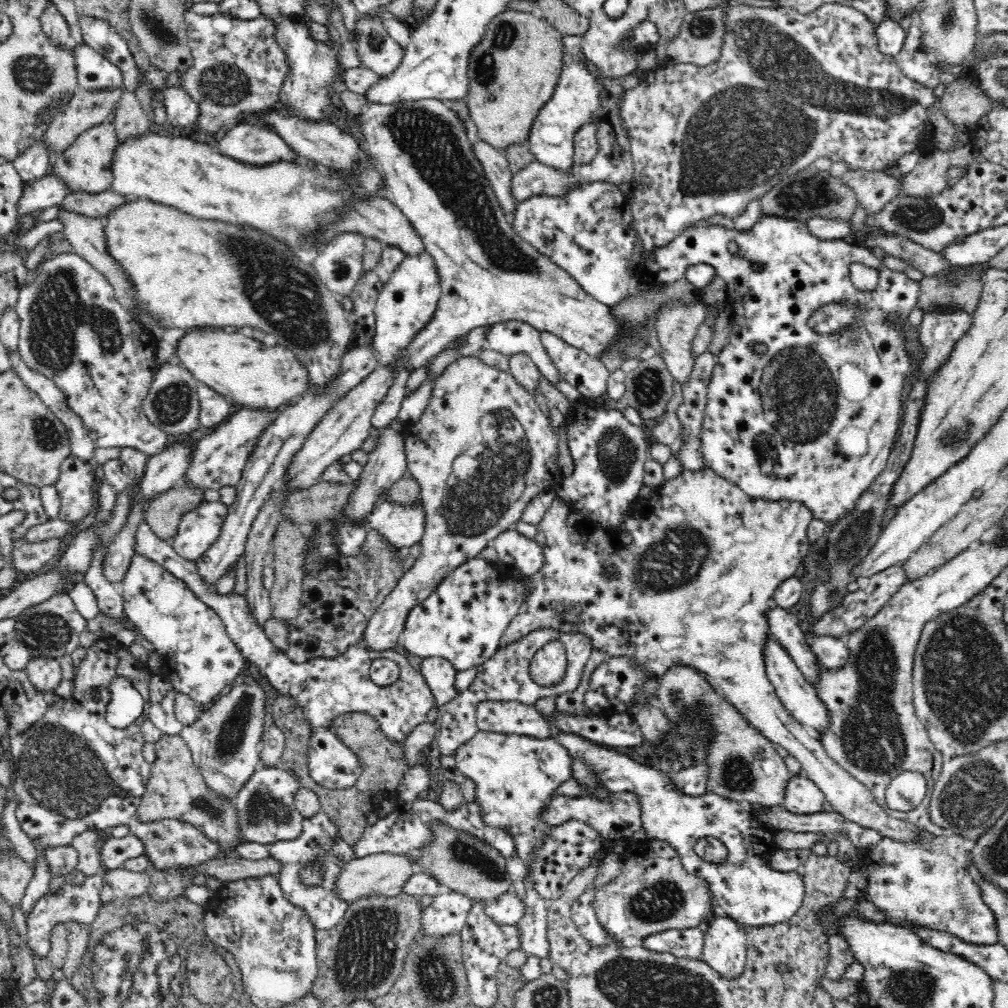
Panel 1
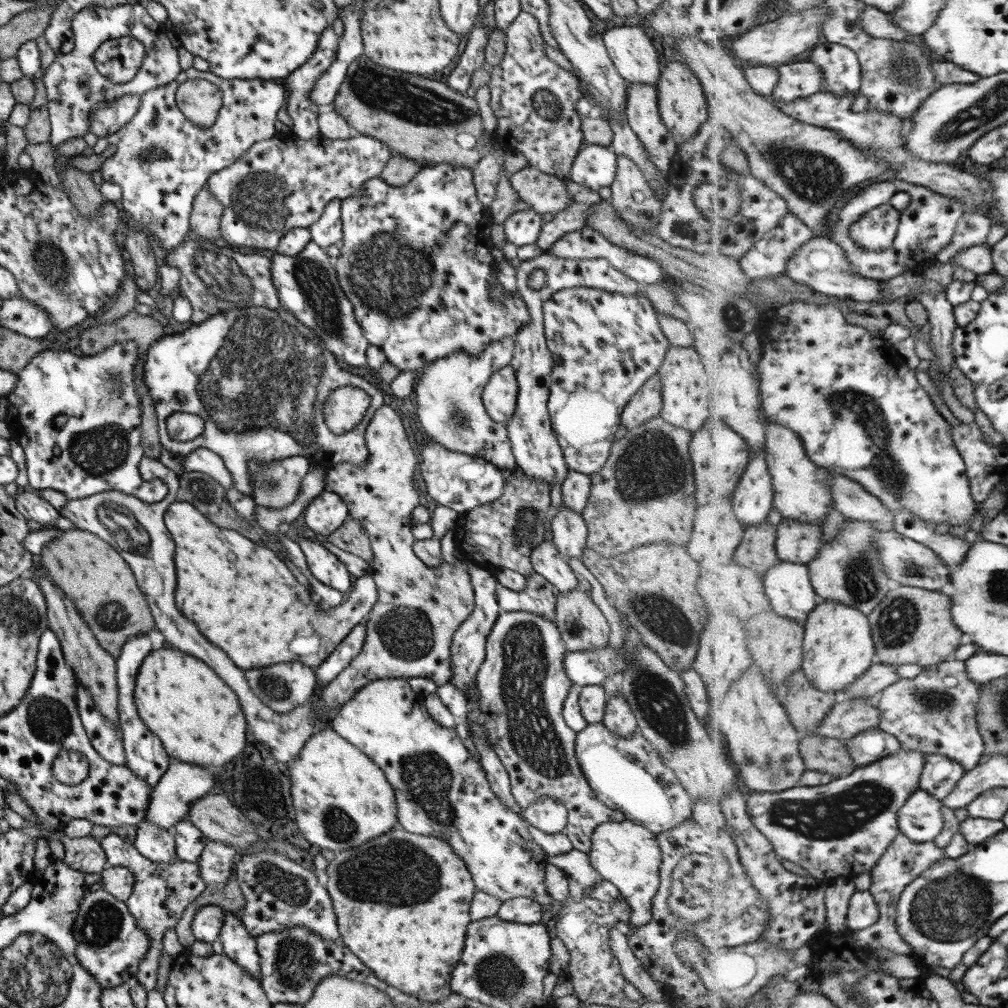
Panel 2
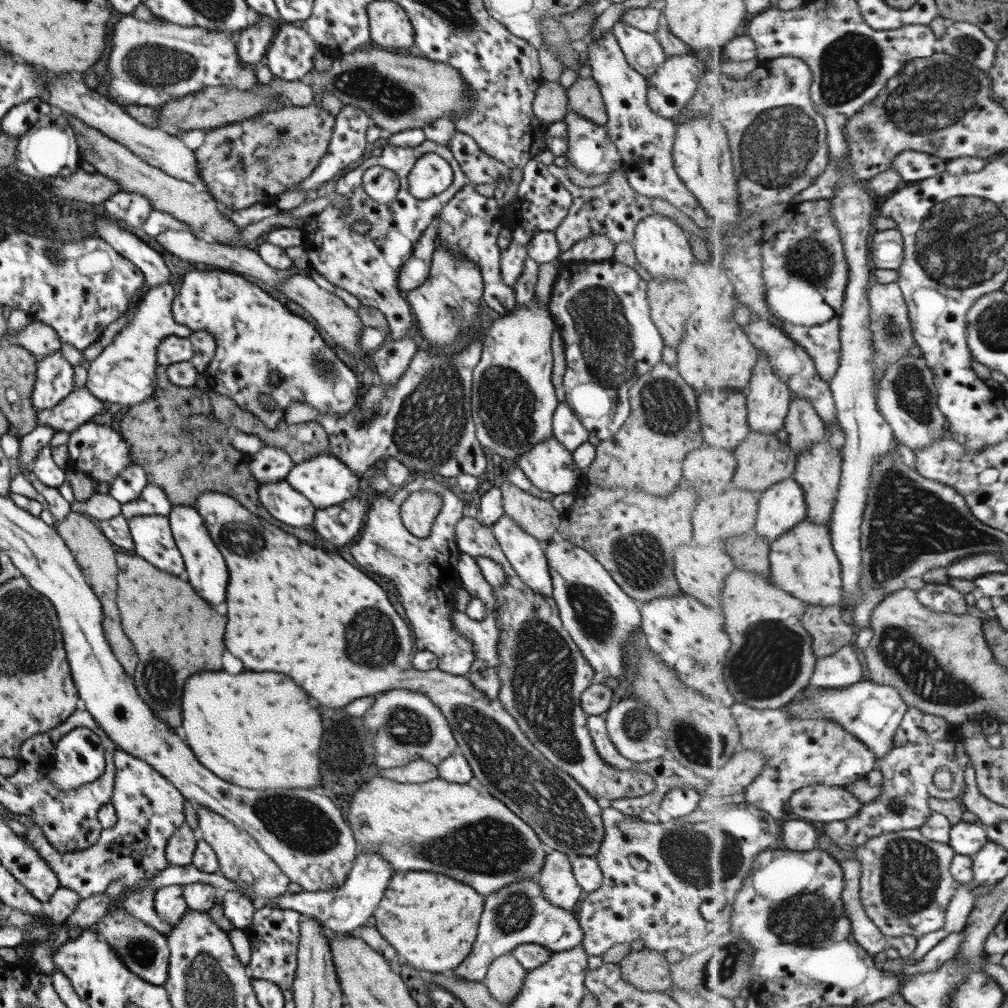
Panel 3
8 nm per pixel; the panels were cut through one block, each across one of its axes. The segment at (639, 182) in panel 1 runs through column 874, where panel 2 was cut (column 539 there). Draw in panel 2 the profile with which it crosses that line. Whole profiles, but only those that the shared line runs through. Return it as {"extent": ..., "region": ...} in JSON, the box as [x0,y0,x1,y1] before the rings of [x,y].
{"extent":[488,10,584,179],"region":[[[520,10],[516,18],[511,20],[511,24],[503,30],[503,39],[503,57],[499,64],[490,70],[488,82],[489,106],[497,121],[491,138],[505,152],[521,152],[528,166],[559,179],[568,177],[574,158],[584,144],[580,117],[575,111],[575,102],[582,97],[575,73],[559,68],[546,57],[540,28],[531,14]]]}

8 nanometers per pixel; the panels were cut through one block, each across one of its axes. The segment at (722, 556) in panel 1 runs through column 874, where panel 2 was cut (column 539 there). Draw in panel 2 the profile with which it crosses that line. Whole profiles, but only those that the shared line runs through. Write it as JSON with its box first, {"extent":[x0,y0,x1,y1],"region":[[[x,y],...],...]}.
{"extent":[521,796,566,834],"region":[[[540,796],[522,809],[521,815],[529,825],[545,834],[562,832],[566,825],[566,808],[550,796]]]}

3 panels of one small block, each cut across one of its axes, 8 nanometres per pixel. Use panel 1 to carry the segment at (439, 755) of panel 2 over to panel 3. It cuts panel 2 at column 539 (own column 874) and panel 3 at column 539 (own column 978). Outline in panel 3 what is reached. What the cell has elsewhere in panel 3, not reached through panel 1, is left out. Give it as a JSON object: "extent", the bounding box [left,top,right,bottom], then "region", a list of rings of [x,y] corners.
{"extent":[450,878,582,982],"region":[[[531,878],[506,884],[484,897],[483,914],[477,926],[477,938],[469,956],[450,972],[467,982],[482,982],[488,964],[502,954],[510,953],[517,945],[536,943],[553,953],[573,949],[582,942],[582,930],[575,914],[551,904]]]}

